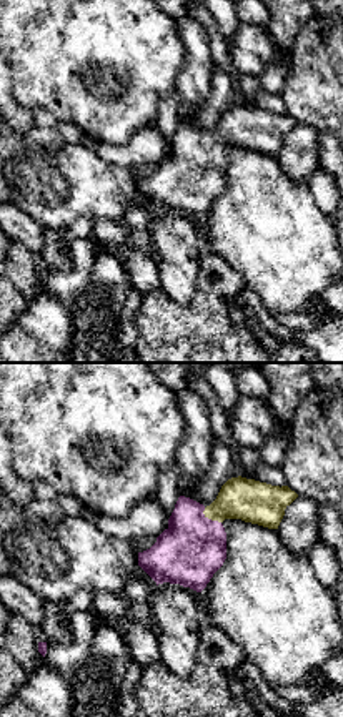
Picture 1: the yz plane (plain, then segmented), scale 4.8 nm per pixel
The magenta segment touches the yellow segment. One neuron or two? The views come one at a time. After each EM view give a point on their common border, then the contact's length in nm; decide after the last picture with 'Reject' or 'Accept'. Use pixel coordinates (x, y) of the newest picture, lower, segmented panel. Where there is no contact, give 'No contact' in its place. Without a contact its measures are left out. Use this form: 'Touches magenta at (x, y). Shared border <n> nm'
Touches magenta at (210, 519). Shared border 120 nm

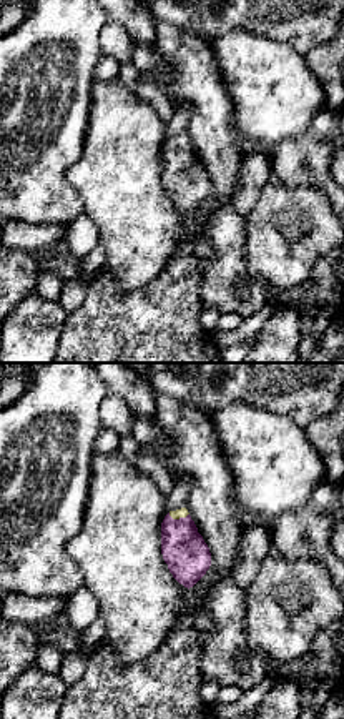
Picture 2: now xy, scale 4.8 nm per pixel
Touches magenta at (180, 518). Shared border 100 nm

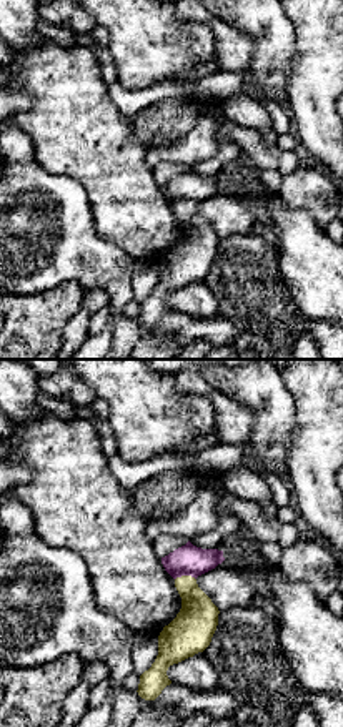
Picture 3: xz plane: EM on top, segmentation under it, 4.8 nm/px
Touches magenta at (185, 574). Shared border 100 nm

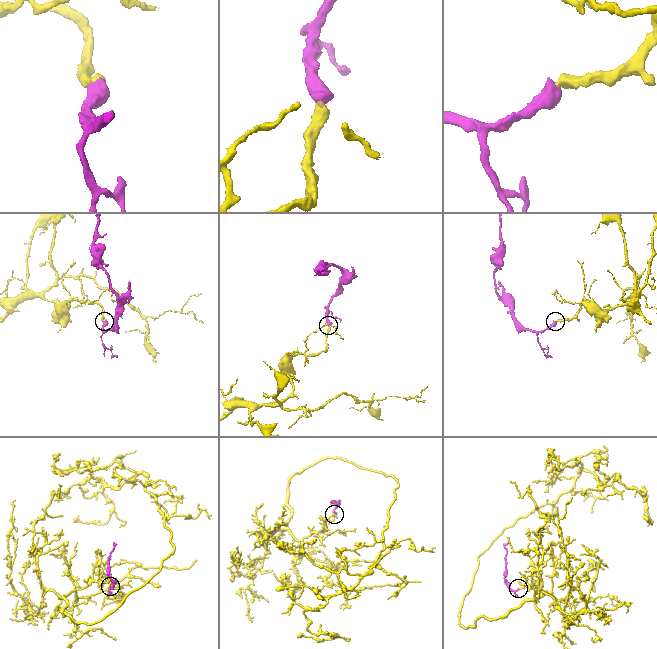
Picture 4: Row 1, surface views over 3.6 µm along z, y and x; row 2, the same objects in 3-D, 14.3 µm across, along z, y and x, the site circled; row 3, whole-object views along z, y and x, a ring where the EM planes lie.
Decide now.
Accept

